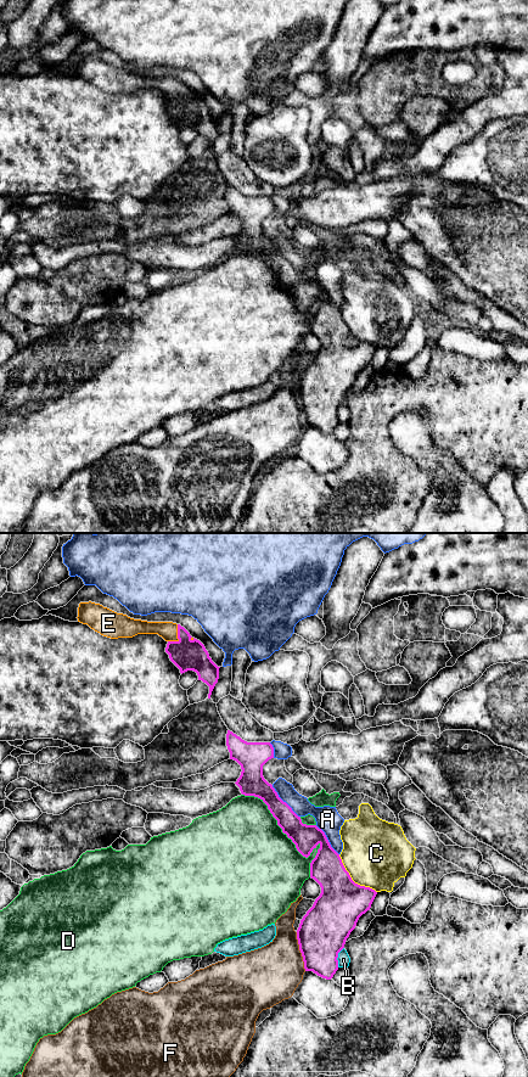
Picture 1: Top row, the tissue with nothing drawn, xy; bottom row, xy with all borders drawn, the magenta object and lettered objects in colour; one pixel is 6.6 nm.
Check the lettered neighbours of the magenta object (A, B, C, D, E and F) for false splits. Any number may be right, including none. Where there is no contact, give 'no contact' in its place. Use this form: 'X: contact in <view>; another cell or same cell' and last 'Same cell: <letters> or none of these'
A: contact in xy; another cell
B: contact in xy; another cell
C: contact in xy; another cell
D: contact in xy; another cell
E: contact in xy; same cell
F: contact in xy; another cell
Same cell: E

